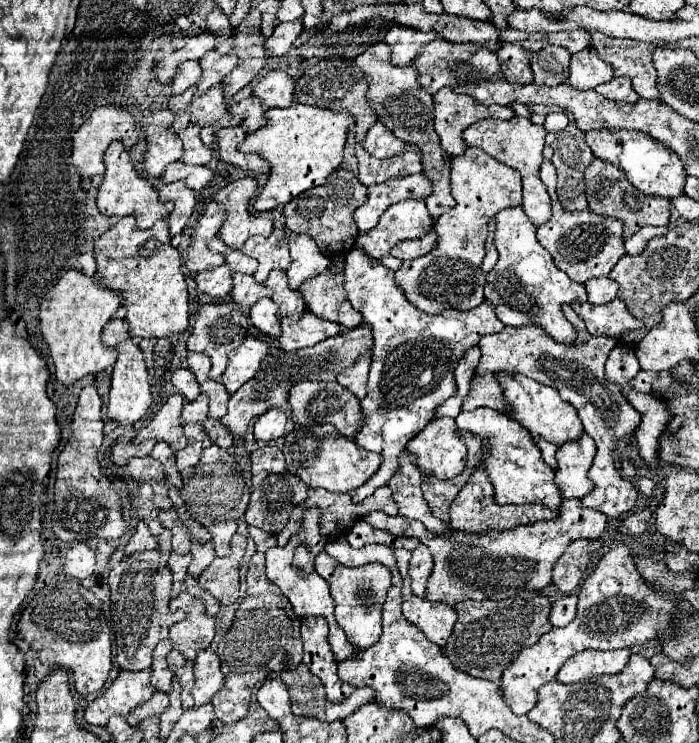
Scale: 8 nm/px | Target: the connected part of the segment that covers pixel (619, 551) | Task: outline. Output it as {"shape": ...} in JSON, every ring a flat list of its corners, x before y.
{"shape":[[615,540,601,556,597,566,585,578,579,590,579,610,571,624,563,628,551,628,531,648,525,648,519,658,509,664,501,676,501,688,507,706,515,714,527,714,537,700,541,684,555,680,557,670,575,652,593,650,617,650,645,644,651,638,659,638,669,630,669,624,679,610,679,604,665,594,657,594,645,580,633,570,631,546,625,540]]}

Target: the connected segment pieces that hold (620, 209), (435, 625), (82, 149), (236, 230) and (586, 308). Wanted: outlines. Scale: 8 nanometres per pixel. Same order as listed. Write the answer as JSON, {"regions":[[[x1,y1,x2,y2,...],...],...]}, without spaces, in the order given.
{"regions":[[[595,158,593,164,589,164,589,168,585,170,585,188,587,188,587,202,591,212,617,218,623,222,623,240,631,238,631,234,635,234,643,226,669,226,669,218,671,218,669,200,649,198,641,194,635,186,627,182,625,174,609,162,601,162,599,158]],[[405,548,395,550,397,568,403,576,403,616,415,624,431,642,445,646,453,624,457,620,457,612,449,604,431,602,427,598,419,598,411,592,411,578,407,574,407,564,411,560,411,552]],[[115,104,95,108,91,112,91,116,85,120,85,124,73,136,73,154,71,154,71,158,73,158,73,164,77,166,77,170,83,178,93,178,93,176,105,172,103,154,105,154,107,146,115,140,121,140,125,144,125,148,131,148,133,144,137,144,141,140,141,132,137,130,137,124,133,122,133,114,127,108,115,106]],[[251,176,239,178,217,192,215,200,227,210,227,218,219,230,219,236,227,246,241,248,249,236,271,234,273,222,261,212,251,212,251,200,257,198,257,194,259,182]],[[619,298,603,306,593,306,589,302,575,302,573,308,583,318,591,334,605,334,605,336,621,338,625,330,641,328,641,320,633,318,627,306]]]}

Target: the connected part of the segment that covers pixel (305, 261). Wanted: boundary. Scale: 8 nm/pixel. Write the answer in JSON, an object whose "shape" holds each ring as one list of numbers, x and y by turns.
{"shape":[[291,234,289,236,291,250,291,266,287,270,289,286,297,290,305,280,315,278,329,266,329,258,317,250,317,244,307,234]]}

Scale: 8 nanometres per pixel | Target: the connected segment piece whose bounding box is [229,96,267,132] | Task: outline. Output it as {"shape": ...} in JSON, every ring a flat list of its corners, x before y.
{"shape":[[249,96,249,98,241,100,239,104,233,104,229,108,229,112,239,114,243,118,241,126,245,126,247,132,253,132,253,130,257,130,257,128,267,124,265,108,263,108,263,104,261,104,261,100,257,96]]}

